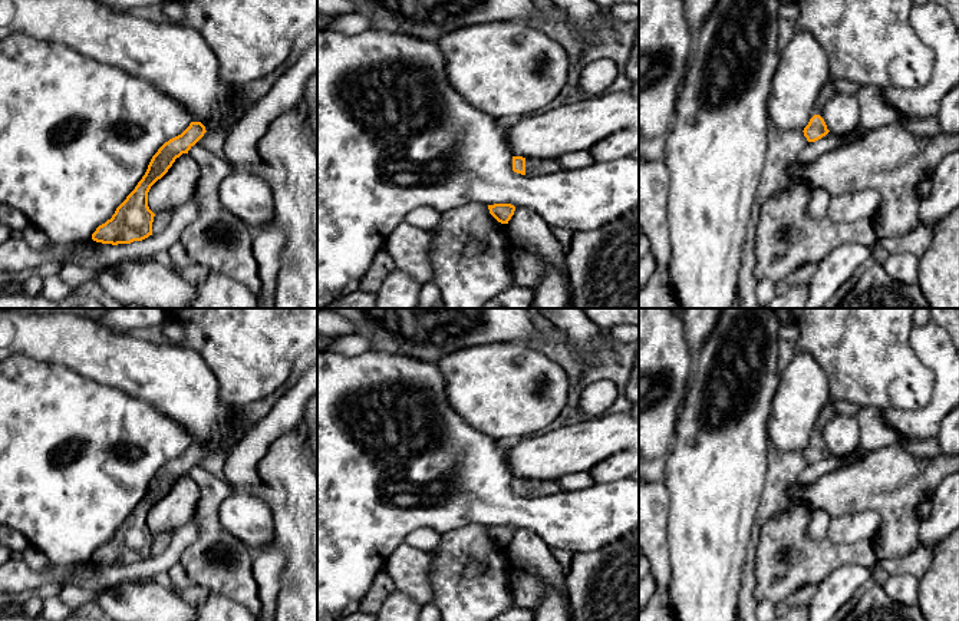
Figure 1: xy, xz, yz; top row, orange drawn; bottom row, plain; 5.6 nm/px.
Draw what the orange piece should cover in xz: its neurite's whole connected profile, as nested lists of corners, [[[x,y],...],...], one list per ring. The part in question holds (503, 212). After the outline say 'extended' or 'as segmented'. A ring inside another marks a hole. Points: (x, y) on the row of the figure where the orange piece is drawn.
[[[511,204],[488,205],[490,214],[501,224],[508,224],[514,215],[515,207]]]; as segmented

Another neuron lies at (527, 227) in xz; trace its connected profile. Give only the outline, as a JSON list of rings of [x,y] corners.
[[[518,207],[507,227],[513,237],[531,254],[537,254],[544,261],[554,265],[563,274],[569,287],[566,254],[556,237],[551,234],[550,225],[540,214],[531,208]]]

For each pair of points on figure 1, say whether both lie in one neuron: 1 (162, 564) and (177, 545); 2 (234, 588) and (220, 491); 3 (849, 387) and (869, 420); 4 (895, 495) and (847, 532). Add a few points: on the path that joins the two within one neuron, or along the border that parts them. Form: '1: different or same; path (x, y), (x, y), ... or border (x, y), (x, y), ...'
1: same; path (167, 560), (175, 550)
2: same; path (208, 567), (200, 551), (208, 542), (208, 517)
3: different; border (860, 406), (875, 406), (882, 410)
4: different; border (841, 514), (875, 511), (879, 517), (876, 537)

